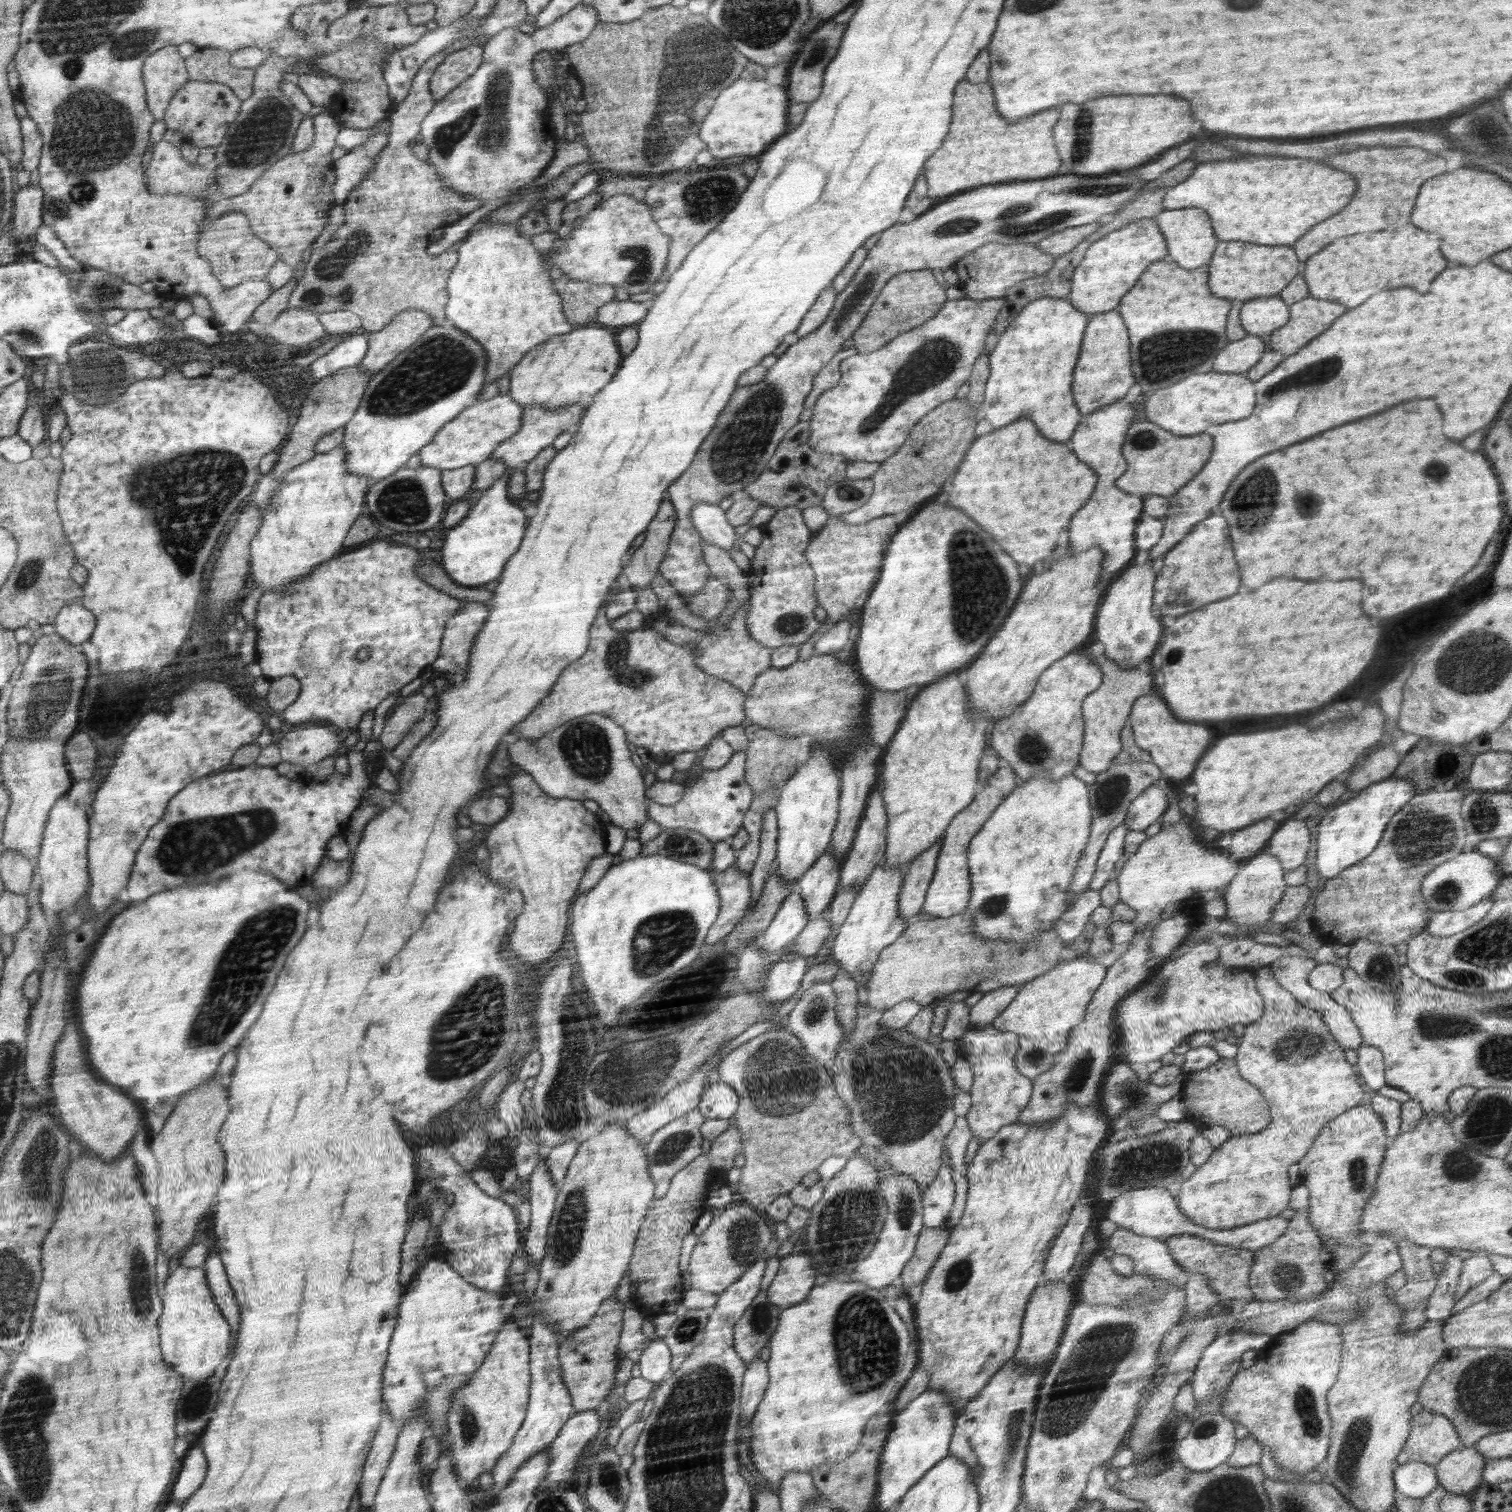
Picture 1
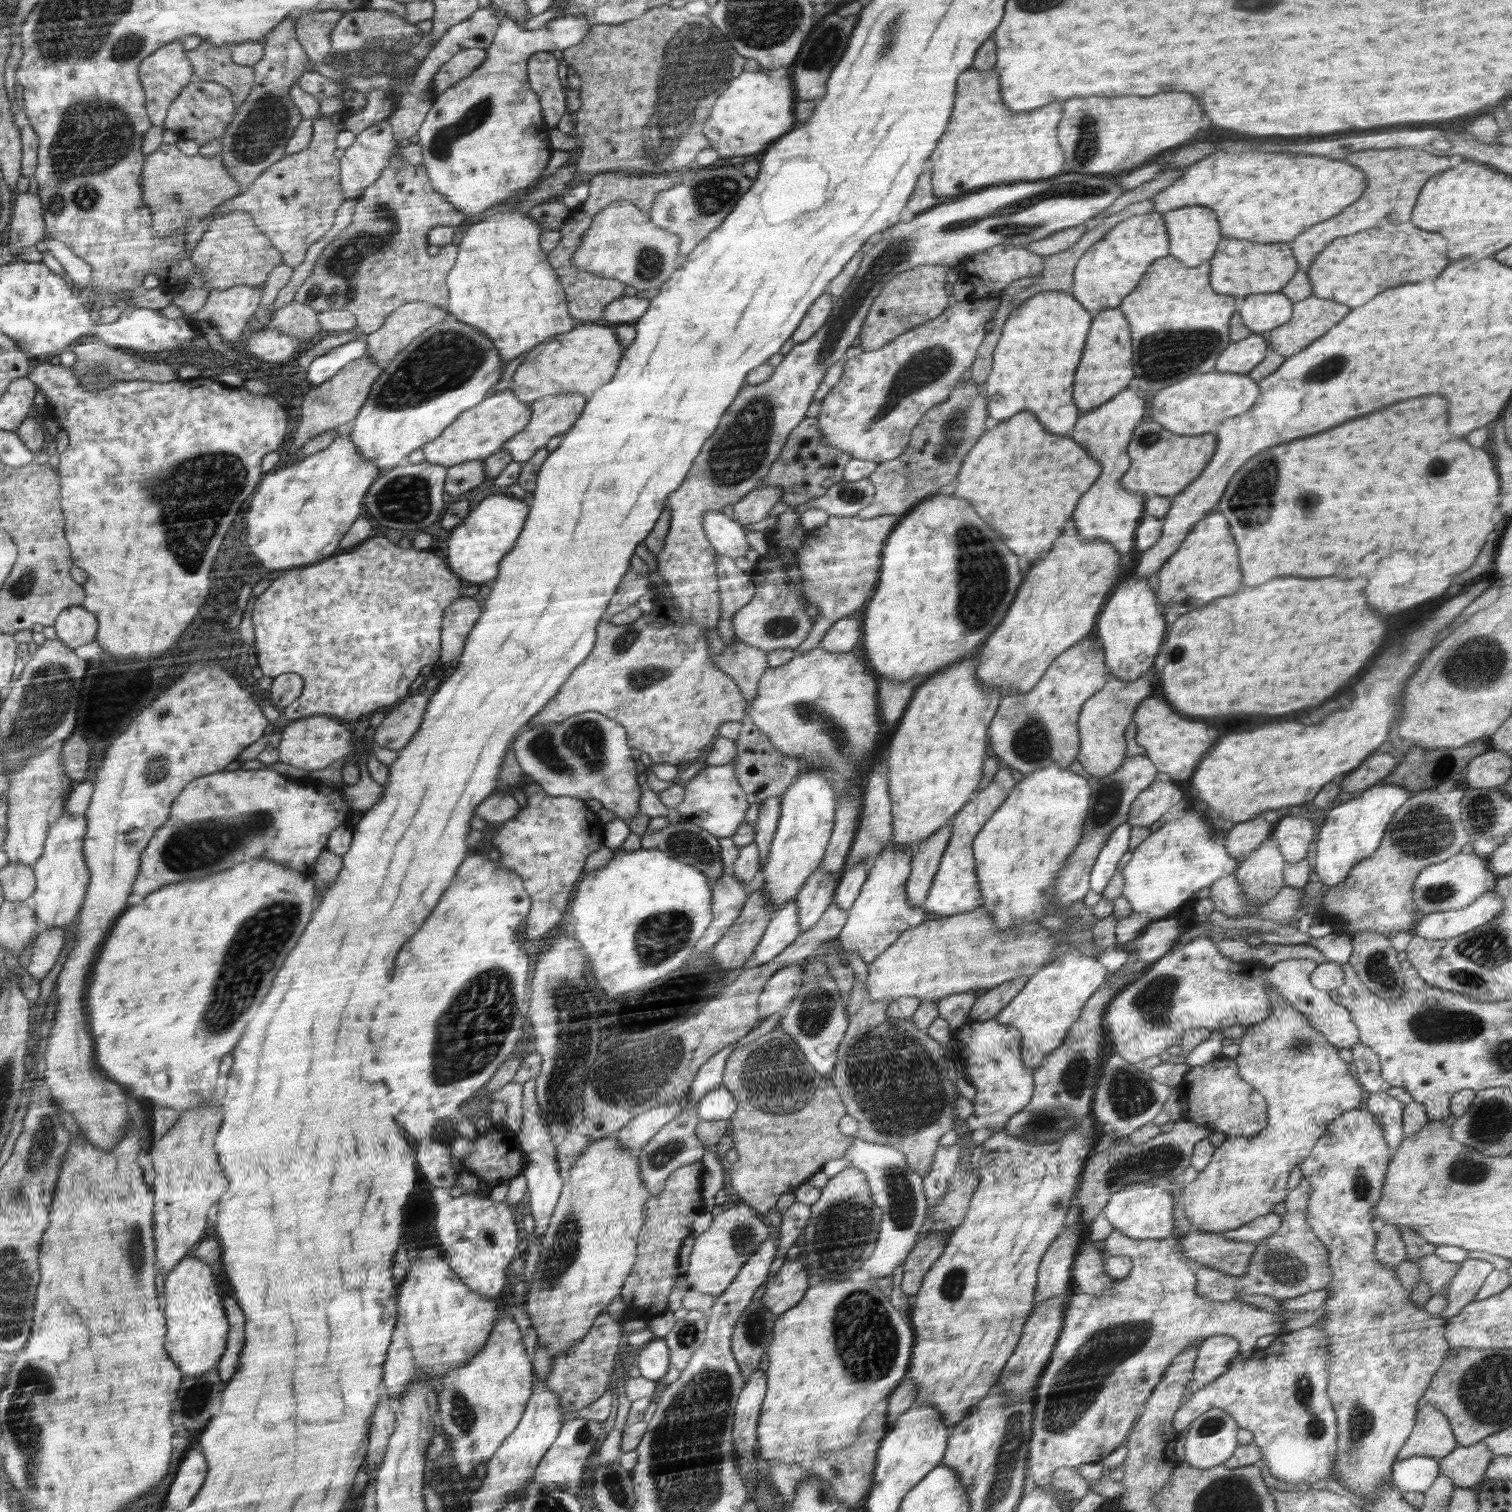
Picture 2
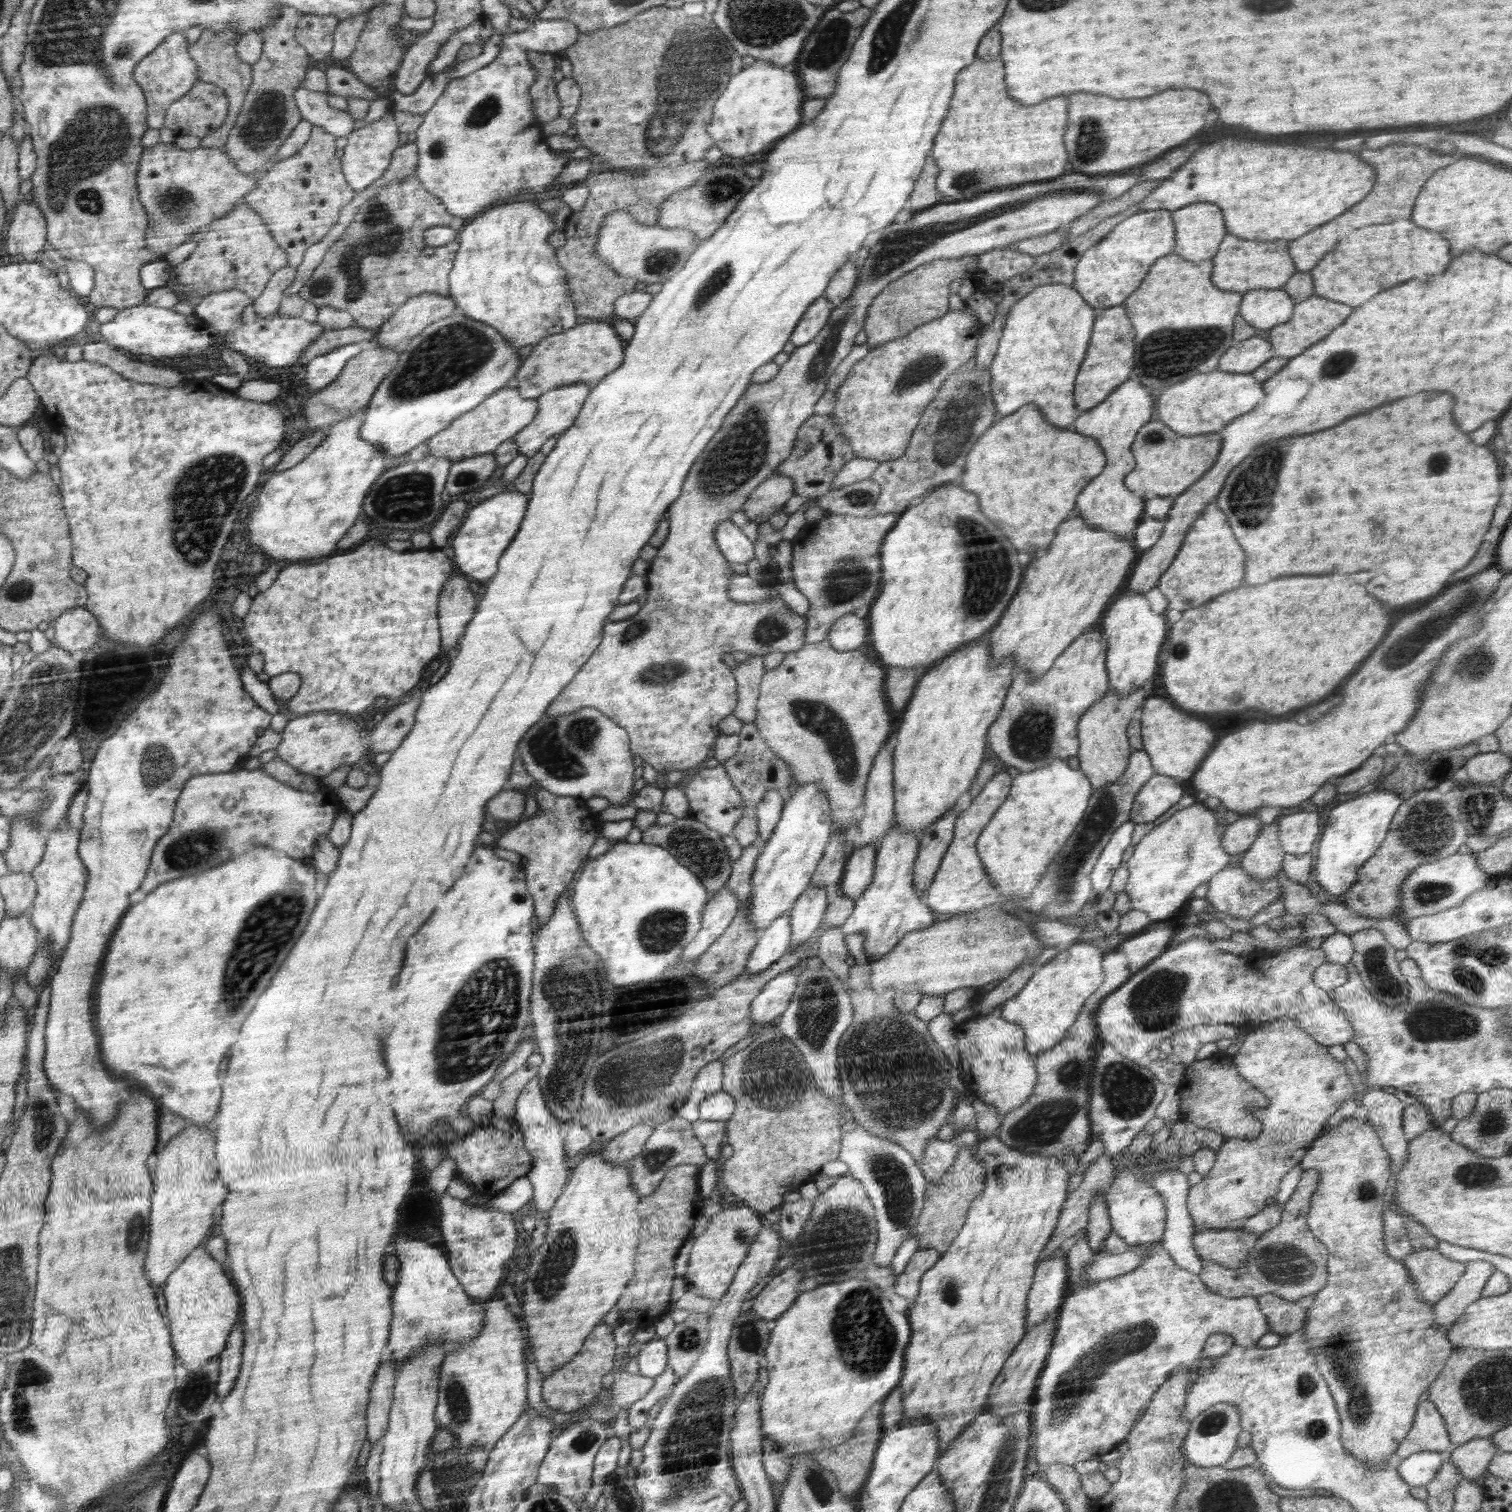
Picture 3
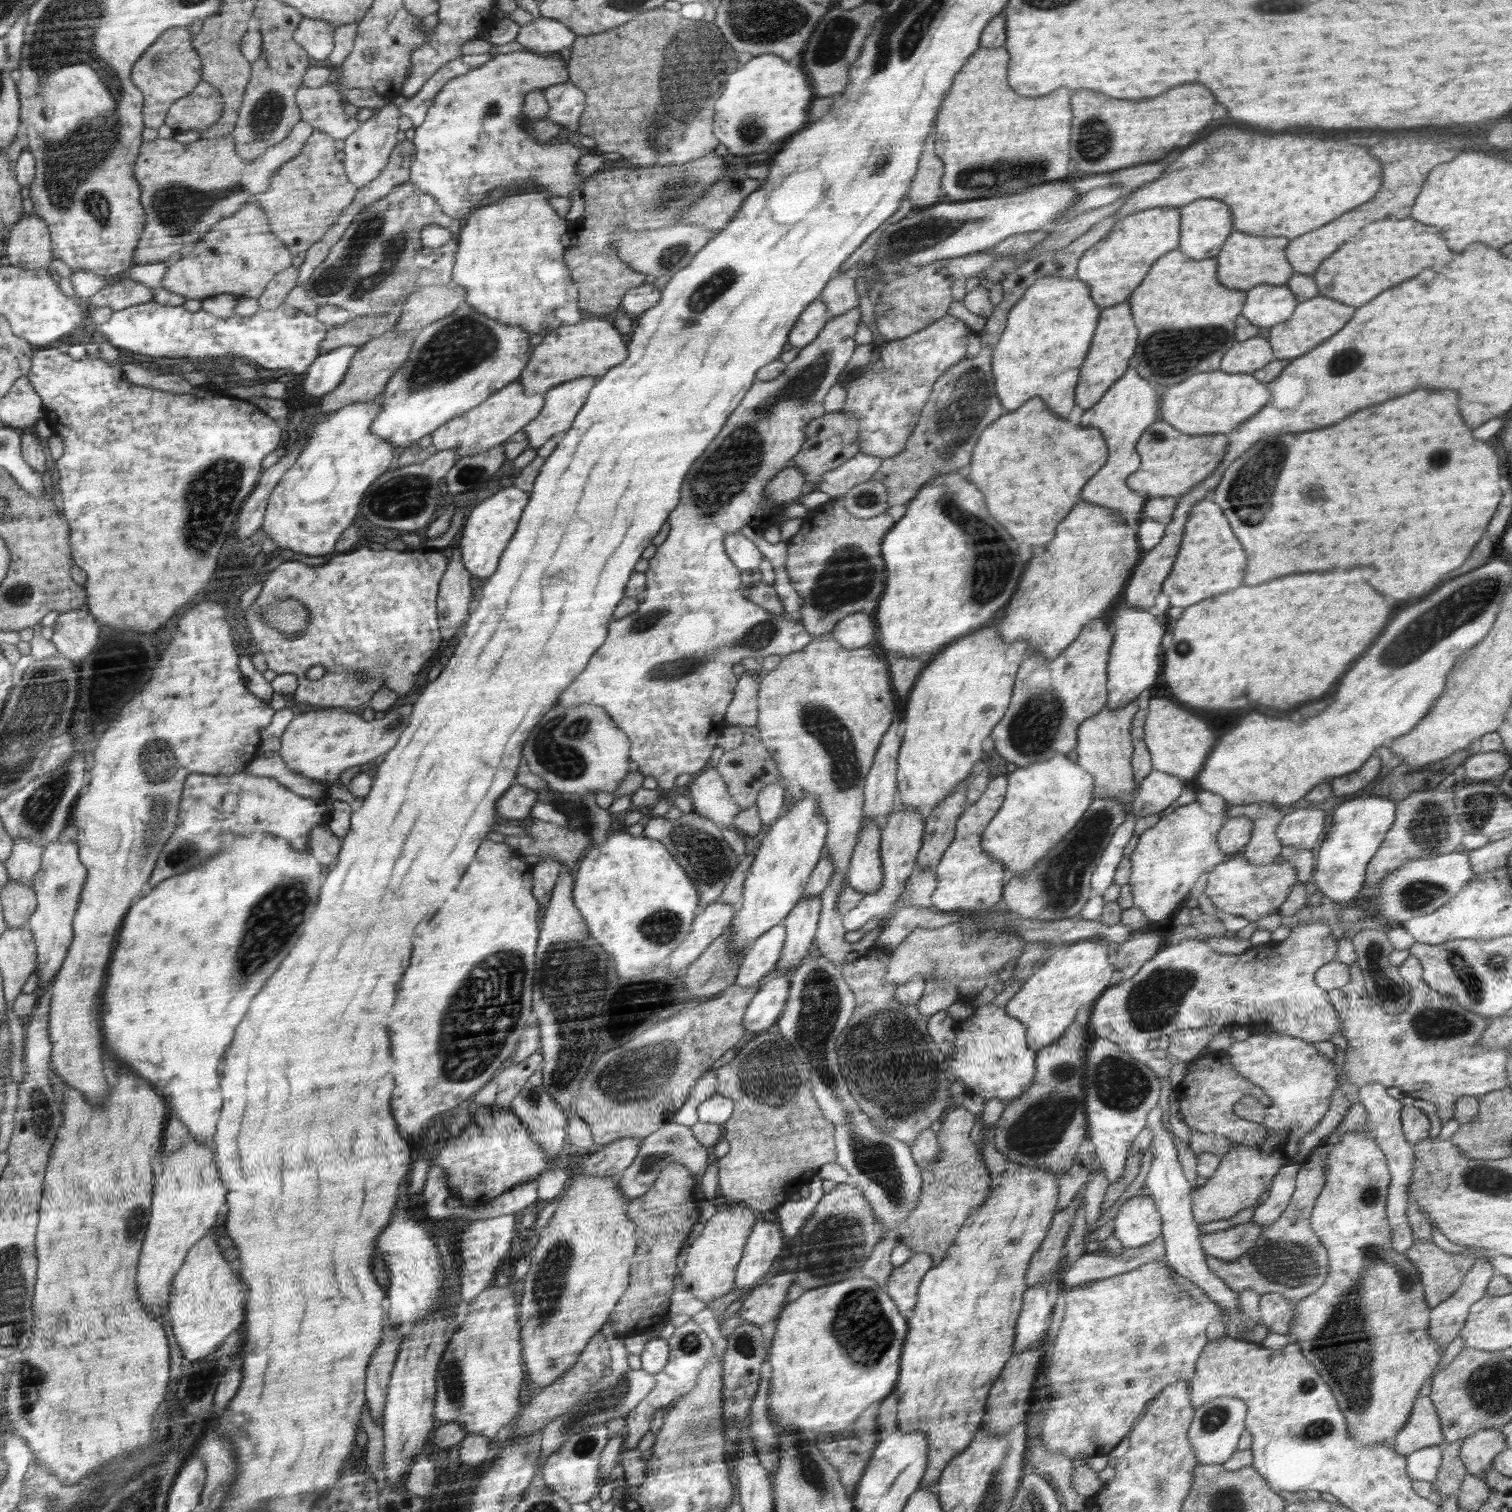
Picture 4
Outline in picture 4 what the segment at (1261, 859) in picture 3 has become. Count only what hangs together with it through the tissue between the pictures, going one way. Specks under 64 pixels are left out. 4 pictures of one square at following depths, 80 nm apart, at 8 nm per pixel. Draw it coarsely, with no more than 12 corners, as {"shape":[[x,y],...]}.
{"shape":[[1282,813],[1252,819],[1243,856],[1254,865],[1272,865],[1283,845],[1276,836]]}

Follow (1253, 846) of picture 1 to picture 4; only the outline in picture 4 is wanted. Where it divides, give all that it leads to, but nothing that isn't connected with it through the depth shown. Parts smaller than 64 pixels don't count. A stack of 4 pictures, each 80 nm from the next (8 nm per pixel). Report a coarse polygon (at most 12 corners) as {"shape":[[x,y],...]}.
{"shape":[[1229,817],[1219,830],[1219,849],[1227,856],[1250,842],[1253,822]]}

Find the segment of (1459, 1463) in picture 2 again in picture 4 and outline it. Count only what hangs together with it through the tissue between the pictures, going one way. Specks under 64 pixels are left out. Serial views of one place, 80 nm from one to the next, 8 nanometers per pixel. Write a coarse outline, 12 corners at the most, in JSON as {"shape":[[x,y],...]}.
{"shape":[[1485,1428],[1463,1440],[1467,1474],[1483,1475],[1506,1449],[1501,1429]]}

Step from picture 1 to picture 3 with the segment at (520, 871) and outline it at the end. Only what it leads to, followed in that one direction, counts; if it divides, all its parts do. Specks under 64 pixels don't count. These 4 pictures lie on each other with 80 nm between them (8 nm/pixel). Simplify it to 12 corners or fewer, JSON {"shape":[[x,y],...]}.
{"shape":[[536,790],[496,840],[528,861],[542,927],[594,846],[597,815]]}

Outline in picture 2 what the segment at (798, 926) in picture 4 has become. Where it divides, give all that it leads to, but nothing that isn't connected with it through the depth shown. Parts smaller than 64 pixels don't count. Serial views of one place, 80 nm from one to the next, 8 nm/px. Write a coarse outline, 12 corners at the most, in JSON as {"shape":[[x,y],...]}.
{"shape":[[818,868],[799,888],[801,934],[812,928],[840,877]]}

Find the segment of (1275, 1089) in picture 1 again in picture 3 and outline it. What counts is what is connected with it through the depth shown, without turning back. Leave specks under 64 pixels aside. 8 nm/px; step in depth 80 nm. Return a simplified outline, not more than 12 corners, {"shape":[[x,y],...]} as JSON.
{"shape":[[1288,1017],[1239,1043],[1267,1097],[1259,1136],[1227,1139],[1191,1185],[1197,1231],[1235,1229],[1276,1196],[1362,1089]]}

